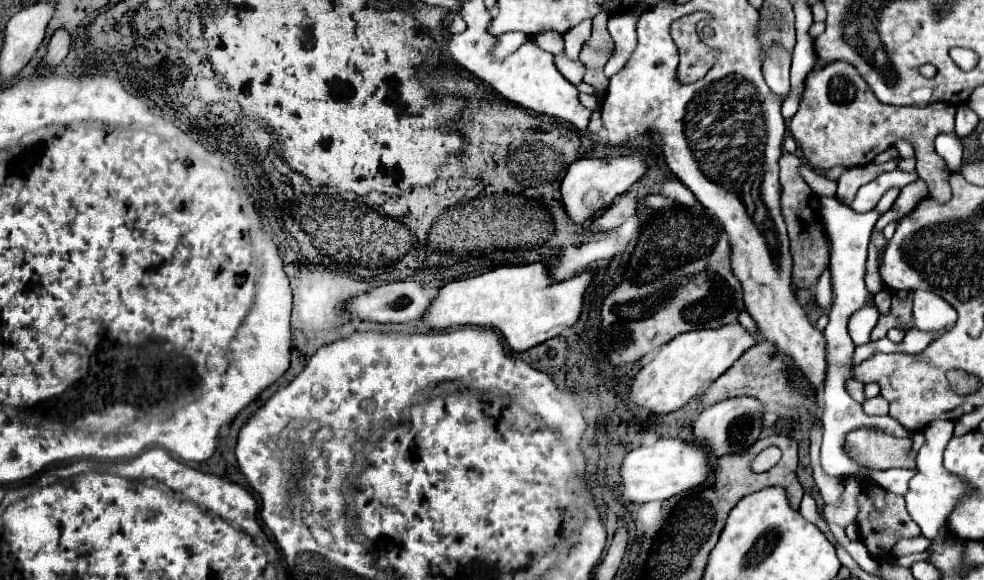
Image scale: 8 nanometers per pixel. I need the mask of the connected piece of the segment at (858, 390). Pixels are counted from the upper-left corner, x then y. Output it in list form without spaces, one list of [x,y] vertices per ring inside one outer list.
[[[847,380],[845,382],[845,386],[847,386],[847,392],[849,392],[849,396],[853,398],[853,400],[857,400],[857,402],[863,402],[865,400],[865,396],[863,396],[863,384],[861,382],[855,382],[855,380]]]

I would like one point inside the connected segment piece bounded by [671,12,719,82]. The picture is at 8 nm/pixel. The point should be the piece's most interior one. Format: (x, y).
(697, 58)

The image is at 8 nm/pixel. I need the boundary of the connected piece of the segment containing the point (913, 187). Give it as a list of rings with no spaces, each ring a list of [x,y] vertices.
[[[919,178],[911,184],[907,184],[905,188],[901,188],[897,200],[893,202],[891,210],[885,212],[883,216],[877,220],[877,224],[874,226],[874,230],[881,232],[887,224],[895,222],[897,218],[901,218],[903,214],[909,214],[911,208],[915,208],[915,202],[919,202],[919,198],[925,198],[927,196],[927,184]]]

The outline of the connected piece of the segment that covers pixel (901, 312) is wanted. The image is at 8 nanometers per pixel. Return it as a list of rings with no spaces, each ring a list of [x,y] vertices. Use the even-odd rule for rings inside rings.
[[[907,292],[895,294],[893,296],[893,304],[901,304],[901,306],[899,308],[891,308],[889,316],[879,316],[877,326],[871,332],[871,340],[885,338],[885,334],[887,334],[889,328],[905,328],[905,326],[909,326],[913,322],[913,316],[911,316],[911,304],[913,304],[913,300],[909,298]]]

